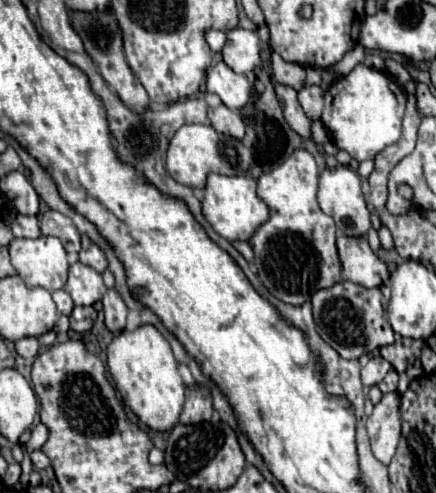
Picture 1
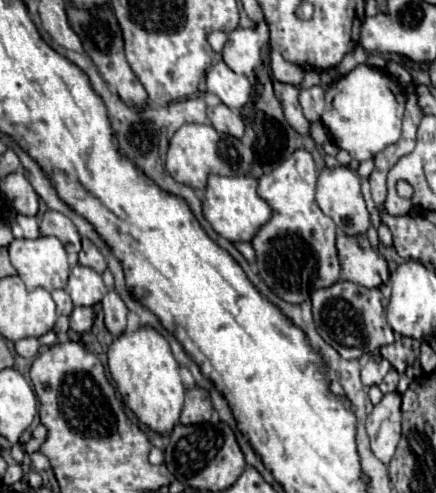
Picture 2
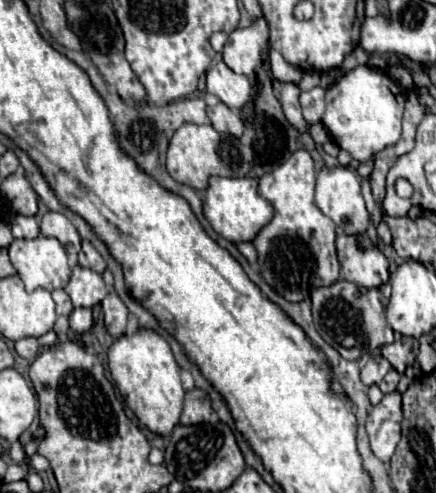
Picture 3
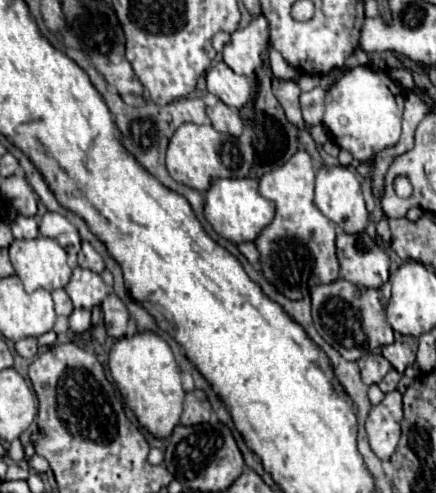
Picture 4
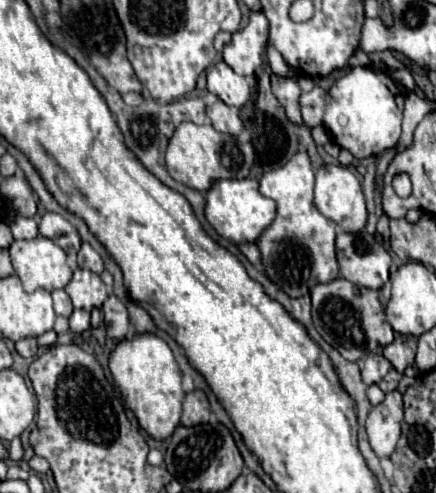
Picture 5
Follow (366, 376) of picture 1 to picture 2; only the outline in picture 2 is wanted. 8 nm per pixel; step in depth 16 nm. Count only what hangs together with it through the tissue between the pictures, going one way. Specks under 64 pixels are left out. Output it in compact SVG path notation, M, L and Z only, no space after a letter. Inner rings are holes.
M370 356L368 362L366 362L366 366L362 368L362 382L364 382L366 386L380 384L390 368L392 368L390 362L384 360L382 356Z

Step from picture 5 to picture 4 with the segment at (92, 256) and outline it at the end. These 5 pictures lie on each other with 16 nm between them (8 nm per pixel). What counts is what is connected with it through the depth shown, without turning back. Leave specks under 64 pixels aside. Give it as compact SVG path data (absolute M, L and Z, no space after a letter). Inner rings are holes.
M82 242L82 250L78 252L78 266L88 268L88 270L92 270L96 274L102 274L104 260L100 258L100 254L88 242Z

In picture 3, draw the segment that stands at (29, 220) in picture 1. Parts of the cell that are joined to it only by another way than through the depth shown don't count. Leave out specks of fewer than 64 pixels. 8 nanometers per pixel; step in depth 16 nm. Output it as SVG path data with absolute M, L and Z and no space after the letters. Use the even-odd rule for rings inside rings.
M16 216L12 224L12 234L14 238L36 238L38 232L38 222L32 216Z

